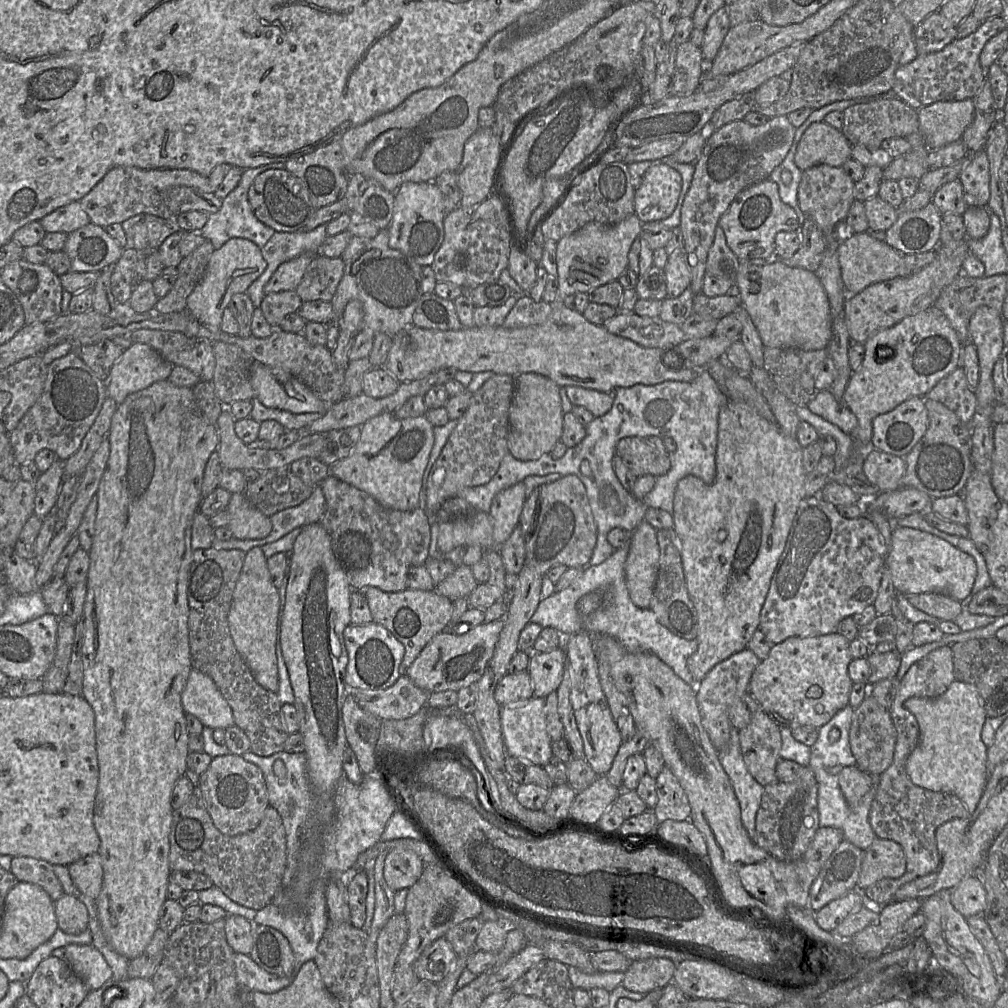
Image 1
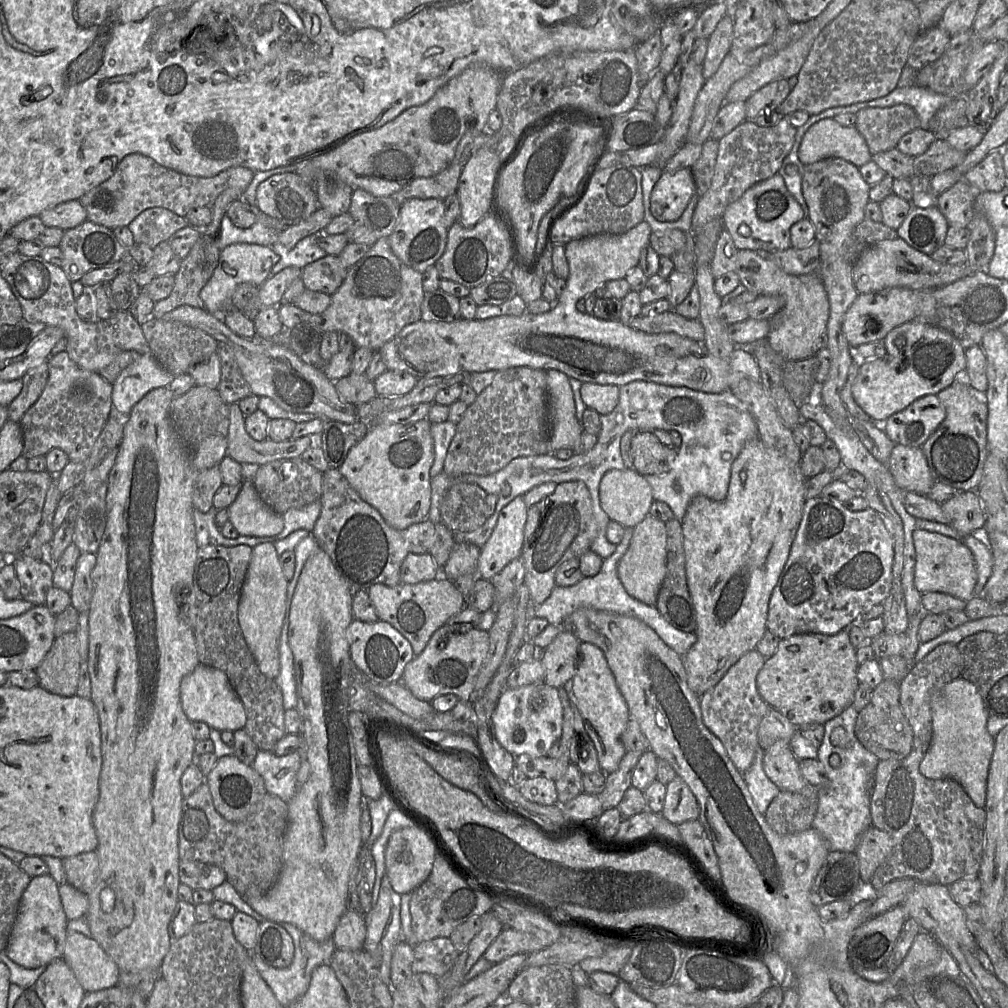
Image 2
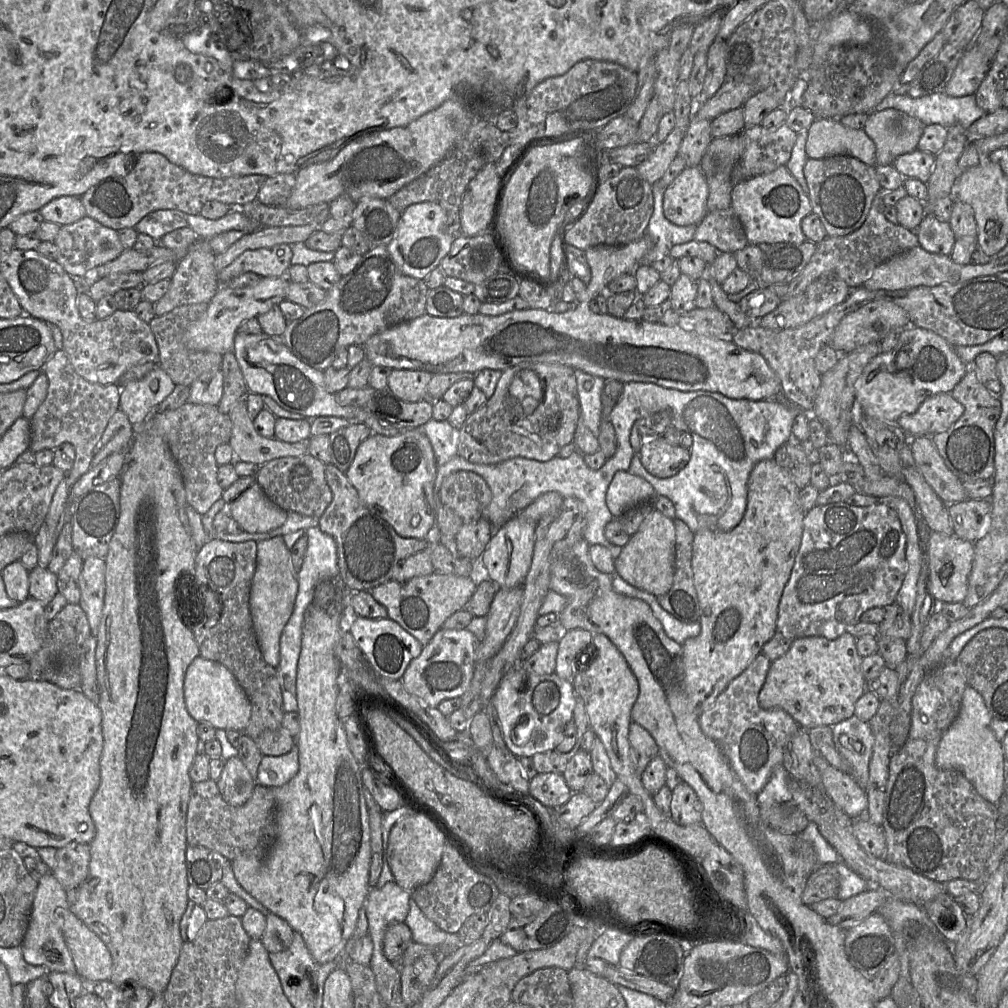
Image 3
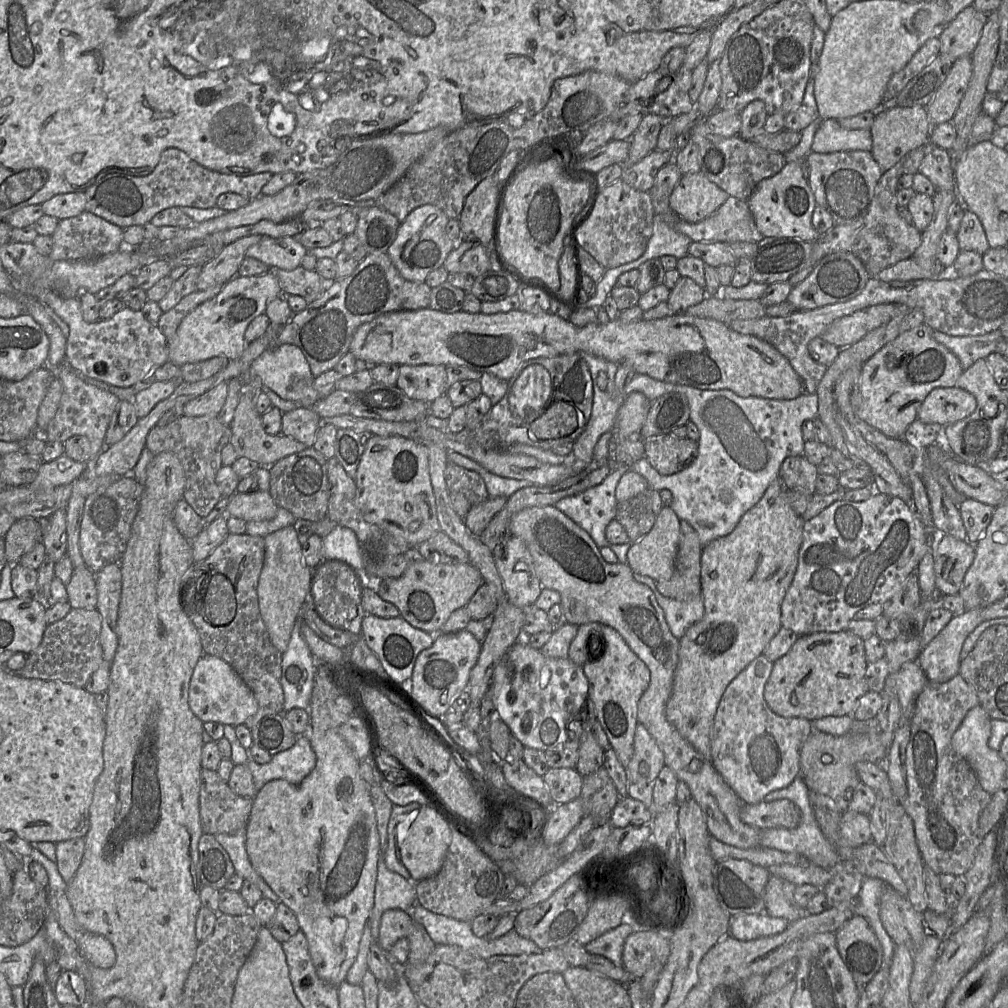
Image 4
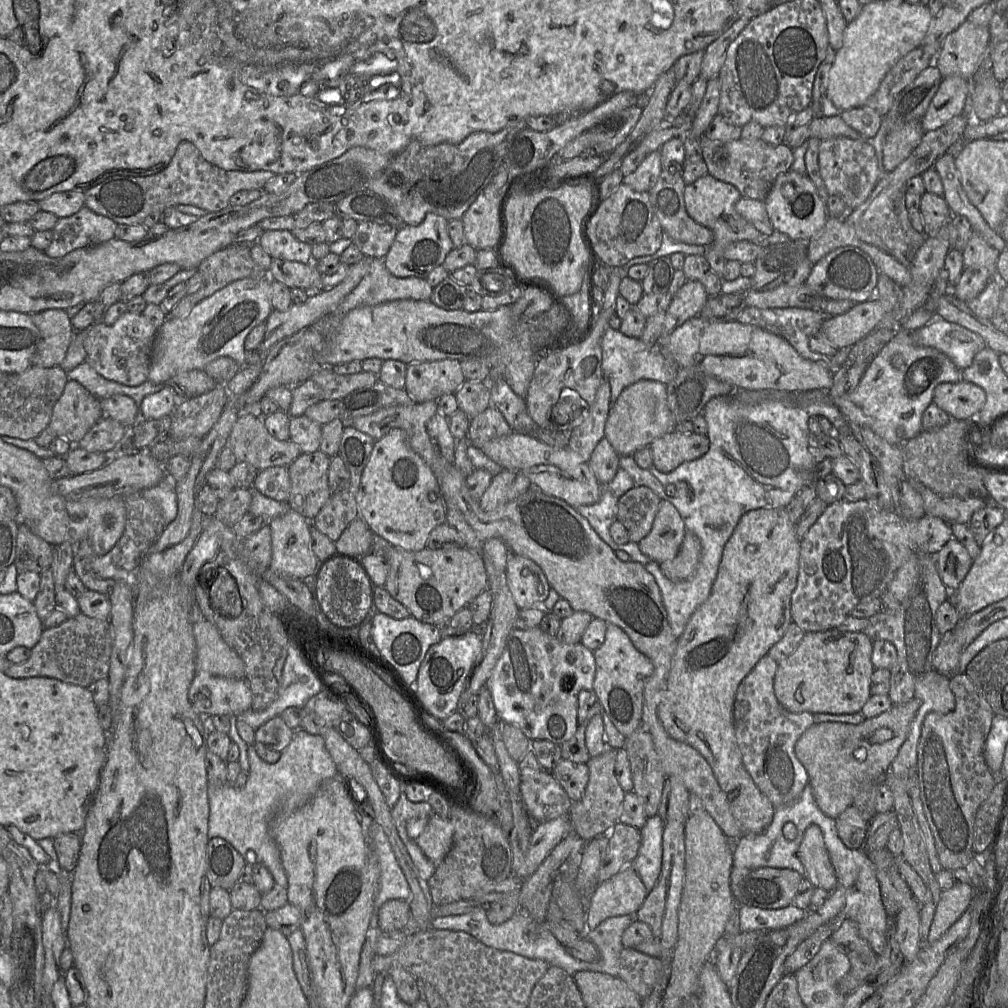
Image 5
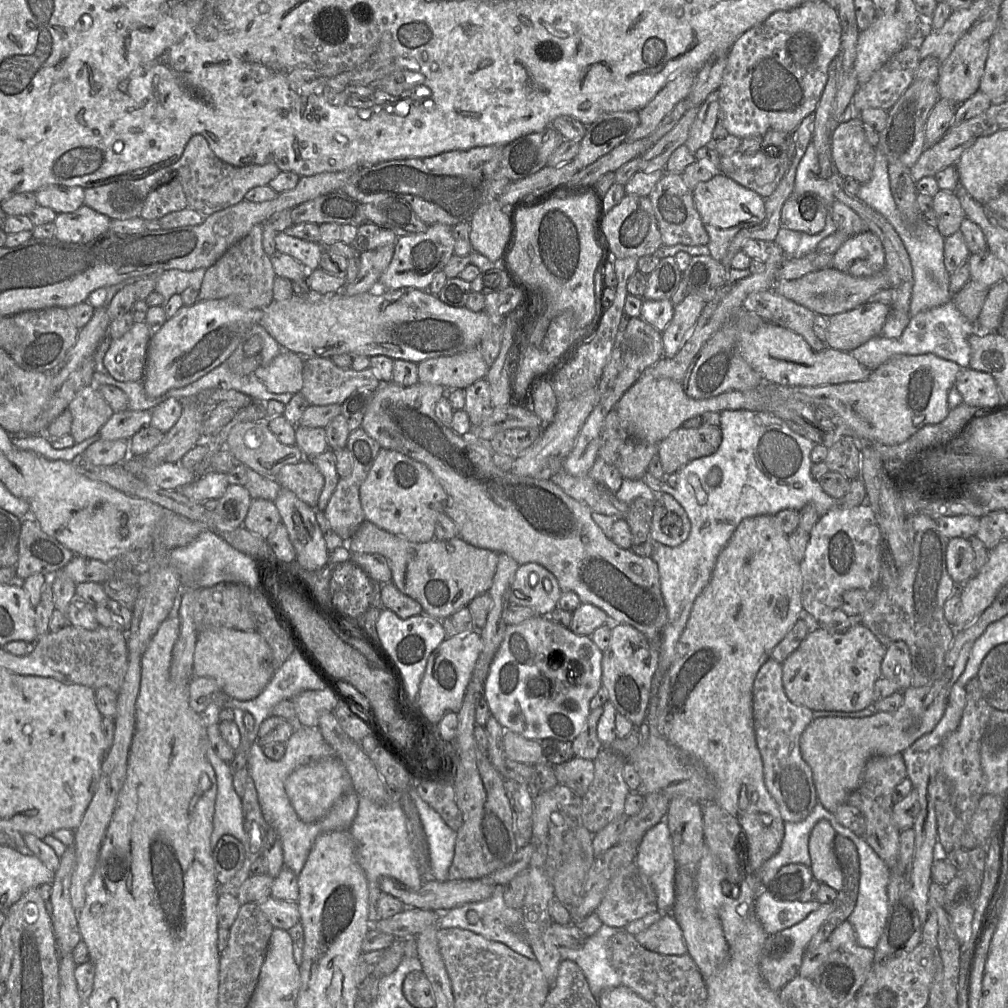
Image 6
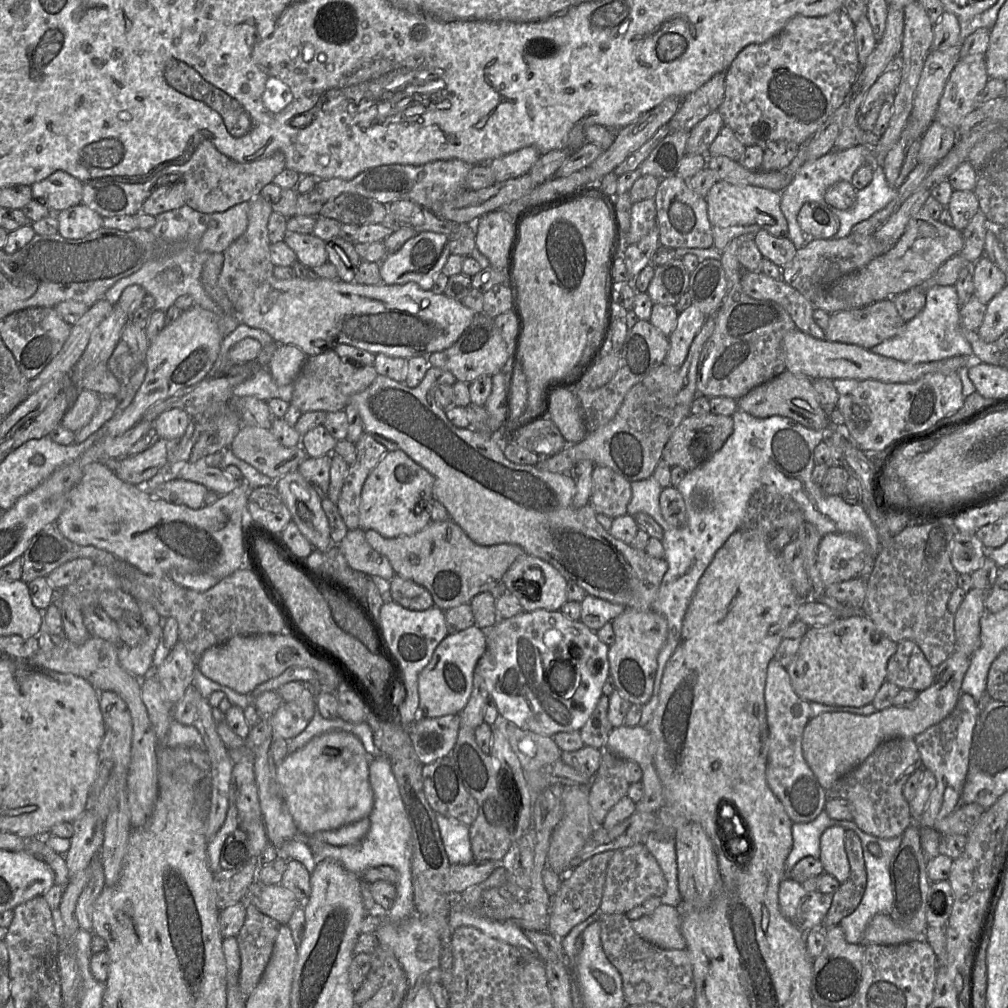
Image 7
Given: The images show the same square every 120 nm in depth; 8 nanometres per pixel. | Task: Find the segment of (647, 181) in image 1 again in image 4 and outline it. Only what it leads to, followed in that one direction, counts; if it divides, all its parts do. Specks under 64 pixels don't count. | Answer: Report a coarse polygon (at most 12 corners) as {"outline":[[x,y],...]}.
{"outline":[[699,171],[681,176],[669,204],[697,223],[728,198]]}

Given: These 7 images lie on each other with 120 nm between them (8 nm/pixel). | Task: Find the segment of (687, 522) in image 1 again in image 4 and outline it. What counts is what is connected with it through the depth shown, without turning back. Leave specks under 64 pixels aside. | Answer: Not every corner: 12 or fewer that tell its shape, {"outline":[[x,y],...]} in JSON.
{"outline":[[779,476],[703,546],[667,720],[706,759],[781,629],[804,521]]}

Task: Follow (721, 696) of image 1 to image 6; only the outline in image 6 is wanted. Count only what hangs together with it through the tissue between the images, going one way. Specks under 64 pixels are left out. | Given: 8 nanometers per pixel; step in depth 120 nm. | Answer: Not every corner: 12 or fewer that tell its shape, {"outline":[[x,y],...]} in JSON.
{"outline":[[770,657],[753,684],[765,786],[785,822],[818,804],[799,746],[812,710]]}

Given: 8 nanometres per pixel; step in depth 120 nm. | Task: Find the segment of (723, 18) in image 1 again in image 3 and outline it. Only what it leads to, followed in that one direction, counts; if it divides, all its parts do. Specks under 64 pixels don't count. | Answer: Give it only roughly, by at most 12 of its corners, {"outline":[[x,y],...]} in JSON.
{"outline":[[716,36],[707,52],[702,98],[726,80],[727,43]]}

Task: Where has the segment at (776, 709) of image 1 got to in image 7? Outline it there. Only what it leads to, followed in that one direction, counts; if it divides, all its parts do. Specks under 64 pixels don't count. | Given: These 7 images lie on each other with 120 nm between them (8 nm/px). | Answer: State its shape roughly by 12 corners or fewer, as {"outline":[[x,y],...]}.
{"outline":[[864,615],[809,627],[786,670],[805,701],[862,707],[897,644]]}

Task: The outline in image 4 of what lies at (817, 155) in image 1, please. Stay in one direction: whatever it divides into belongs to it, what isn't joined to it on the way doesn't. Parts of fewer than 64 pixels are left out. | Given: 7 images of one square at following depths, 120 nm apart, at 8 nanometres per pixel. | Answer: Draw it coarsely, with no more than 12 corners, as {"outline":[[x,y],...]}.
{"outline":[[821,121],[811,152],[871,151],[868,129]]}

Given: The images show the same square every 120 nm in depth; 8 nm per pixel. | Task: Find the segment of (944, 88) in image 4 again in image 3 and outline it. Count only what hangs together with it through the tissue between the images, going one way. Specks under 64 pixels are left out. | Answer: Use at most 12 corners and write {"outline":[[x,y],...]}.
{"outline":[[976,44],[965,49],[944,92],[974,94],[990,63]]}

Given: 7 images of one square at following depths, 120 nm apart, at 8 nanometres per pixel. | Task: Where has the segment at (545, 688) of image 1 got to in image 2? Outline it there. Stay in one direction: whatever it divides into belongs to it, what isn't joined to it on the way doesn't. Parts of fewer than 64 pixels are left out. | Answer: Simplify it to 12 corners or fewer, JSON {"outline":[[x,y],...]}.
{"outline":[[561,630],[539,653],[545,684],[560,688],[573,678],[580,643]]}

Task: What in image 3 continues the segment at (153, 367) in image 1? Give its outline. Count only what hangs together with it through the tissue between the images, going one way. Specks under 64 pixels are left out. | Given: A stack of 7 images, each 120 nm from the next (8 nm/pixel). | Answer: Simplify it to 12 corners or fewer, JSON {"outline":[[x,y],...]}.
{"outline":[[156,366],[120,390],[119,409],[135,427],[175,388]]}

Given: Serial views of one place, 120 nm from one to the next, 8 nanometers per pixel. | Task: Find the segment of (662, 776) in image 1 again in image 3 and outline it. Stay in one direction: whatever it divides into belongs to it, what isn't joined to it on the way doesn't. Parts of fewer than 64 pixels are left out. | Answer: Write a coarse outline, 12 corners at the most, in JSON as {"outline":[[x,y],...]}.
{"outline":[[685,782],[671,791],[672,820],[701,824],[700,801]]}

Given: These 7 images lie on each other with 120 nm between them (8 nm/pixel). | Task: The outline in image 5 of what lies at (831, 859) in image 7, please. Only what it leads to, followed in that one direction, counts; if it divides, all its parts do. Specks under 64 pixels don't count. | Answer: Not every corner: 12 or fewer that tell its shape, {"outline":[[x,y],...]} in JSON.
{"outline":[[819,826],[806,830],[797,855],[805,878],[831,891],[838,879]]}

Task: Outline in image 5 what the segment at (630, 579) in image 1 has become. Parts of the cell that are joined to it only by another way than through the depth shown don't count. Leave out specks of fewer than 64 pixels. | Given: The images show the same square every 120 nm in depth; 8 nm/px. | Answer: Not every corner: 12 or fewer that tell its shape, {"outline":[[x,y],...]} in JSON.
{"outline":[[661,500],[638,545],[658,564],[678,554],[686,532],[678,510]]}

